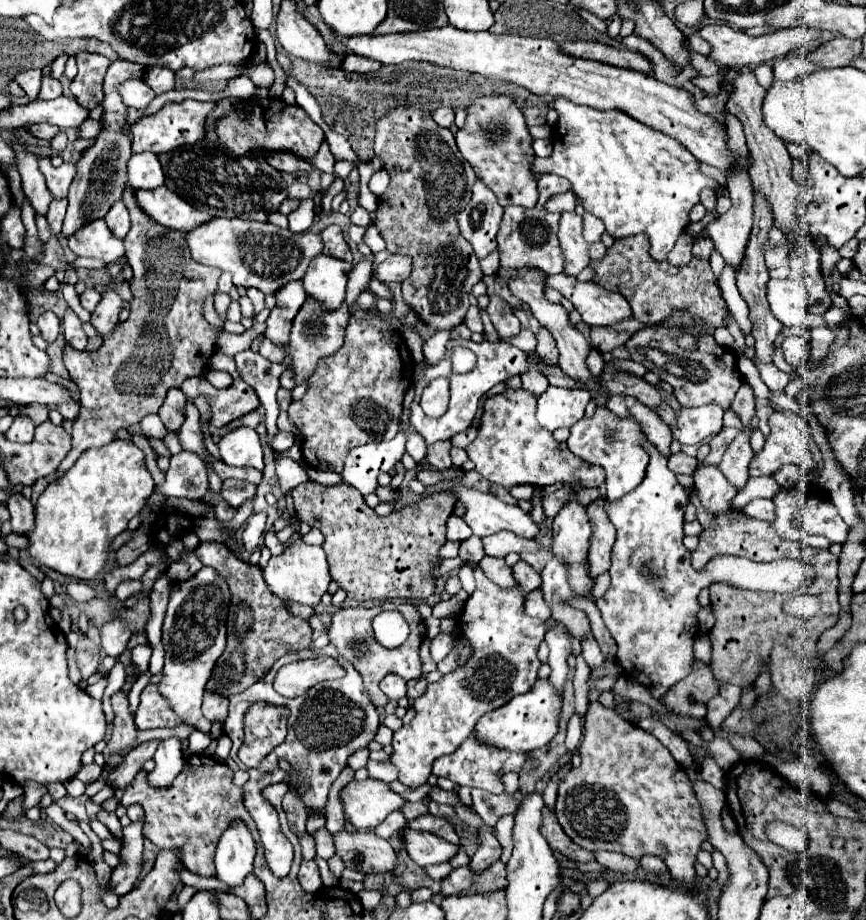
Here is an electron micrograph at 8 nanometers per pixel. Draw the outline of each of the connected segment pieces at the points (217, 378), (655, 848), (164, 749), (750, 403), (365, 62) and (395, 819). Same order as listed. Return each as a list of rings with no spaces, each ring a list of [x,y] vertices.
[[[210,371],[206,377],[216,389],[226,389],[232,383],[232,375],[224,373],[224,371]]]
[[[598,701],[588,705],[584,729],[584,739],[578,747],[582,763],[560,781],[556,799],[558,823],[562,825],[566,835],[574,843],[590,851],[616,851],[636,859],[640,859],[642,855],[656,855],[668,865],[674,883],[692,887],[698,879],[694,867],[696,853],[702,841],[708,839],[708,831],[702,823],[698,797],[694,795],[692,781],[688,779],[686,771],[674,761],[670,751],[666,751],[666,747],[656,737],[638,729],[630,721],[622,719],[614,709],[604,707]]]
[[[168,737],[158,743],[158,749],[154,753],[156,767],[148,773],[148,781],[154,787],[168,787],[174,777],[182,771],[182,739],[180,737]]]
[[[744,383],[738,389],[738,393],[736,393],[734,401],[732,401],[732,409],[738,413],[738,417],[746,425],[746,429],[750,429],[748,423],[750,423],[750,419],[754,415],[754,389],[752,389],[752,385]]]
[[[348,55],[344,59],[344,65],[342,69],[344,71],[354,71],[354,73],[372,73],[372,71],[378,71],[382,67],[382,63],[374,61],[374,59],[366,59],[366,57],[360,57],[360,55]]]
[[[394,811],[394,813],[390,813],[390,815],[374,829],[374,833],[376,833],[378,837],[382,837],[382,839],[390,839],[390,837],[392,837],[394,833],[398,833],[404,825],[406,825],[406,819],[404,819],[402,811]]]

